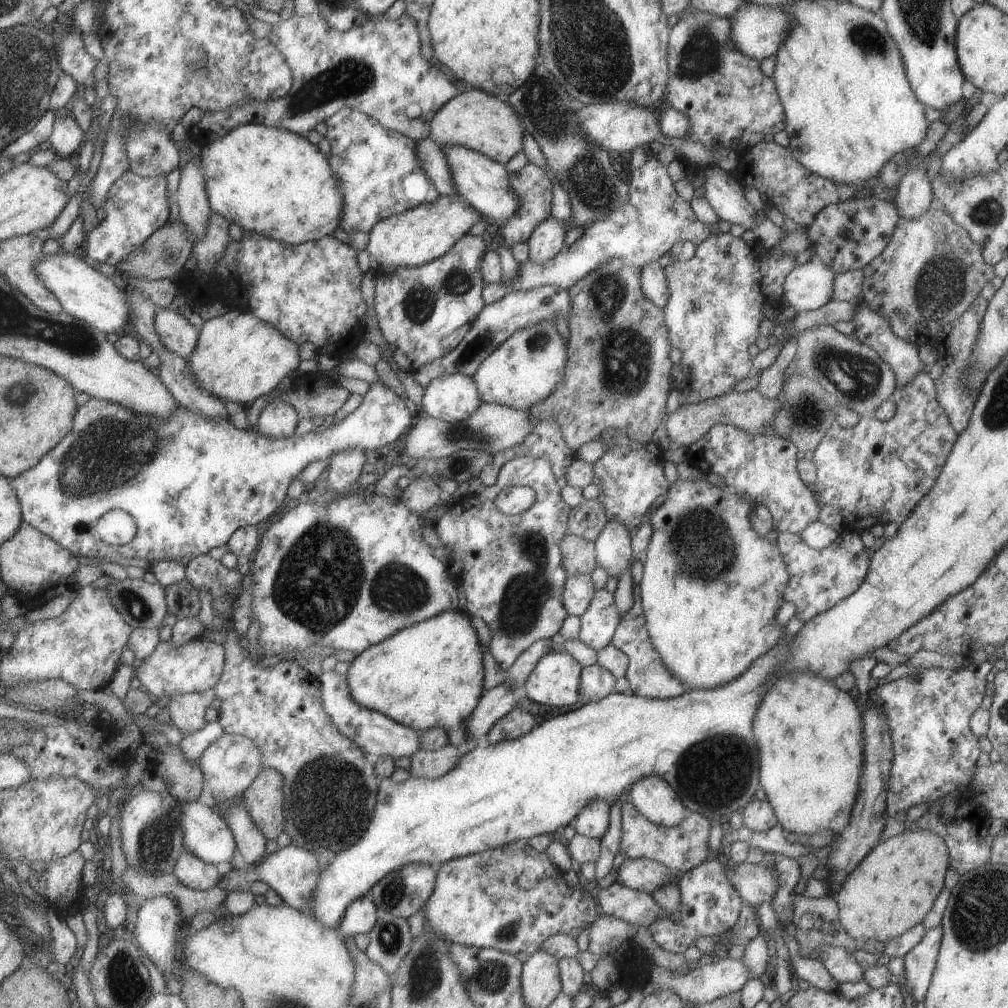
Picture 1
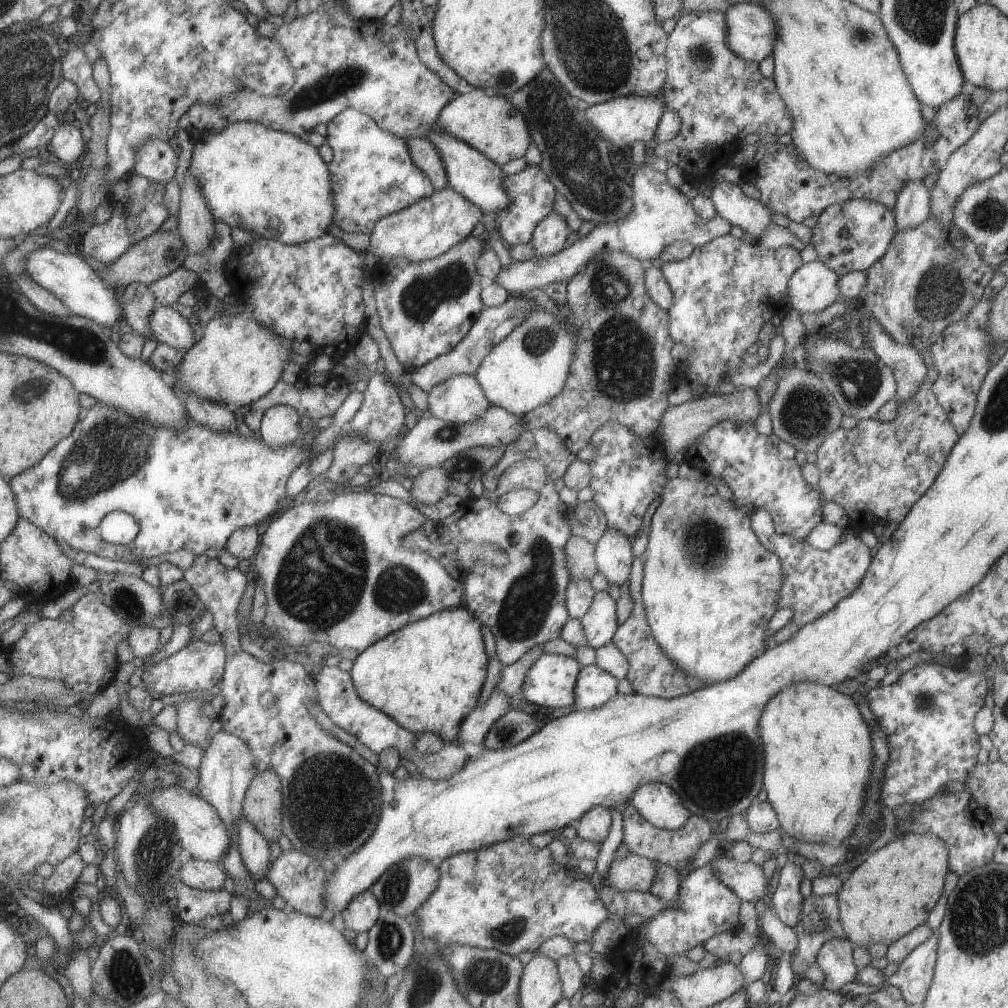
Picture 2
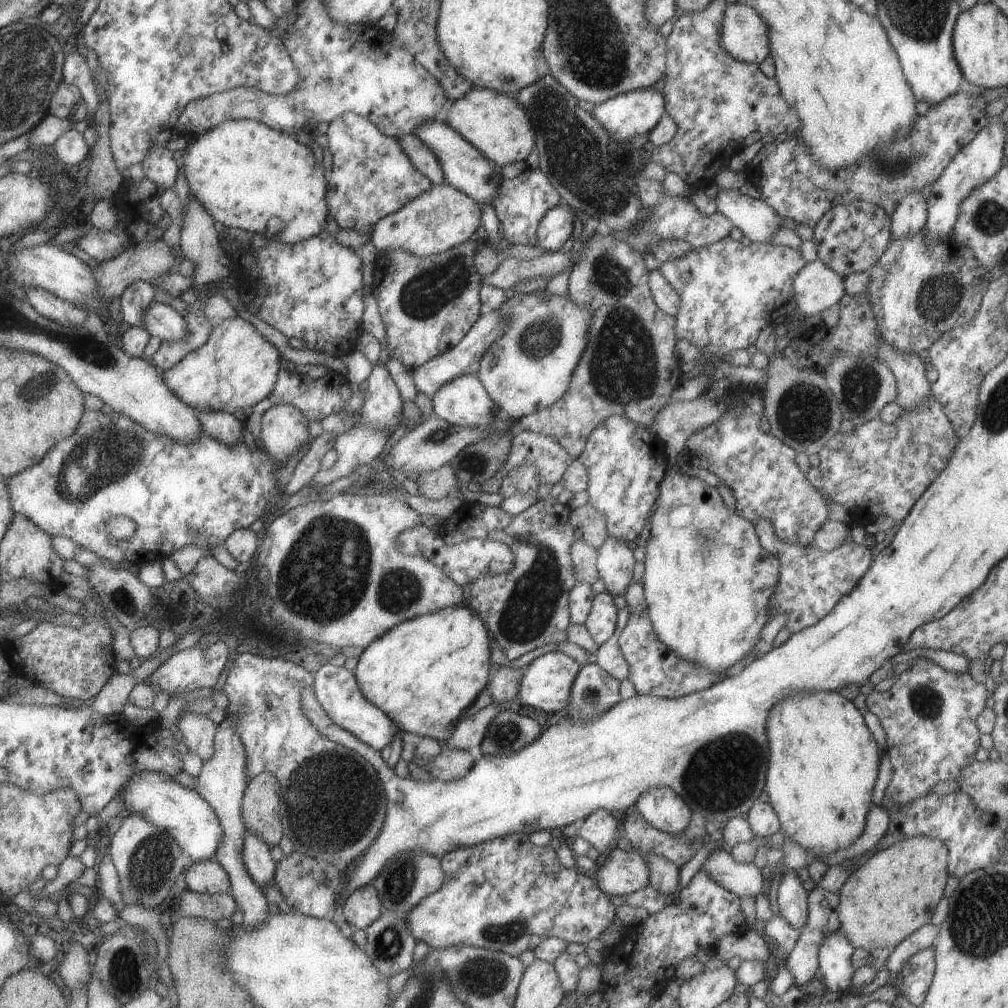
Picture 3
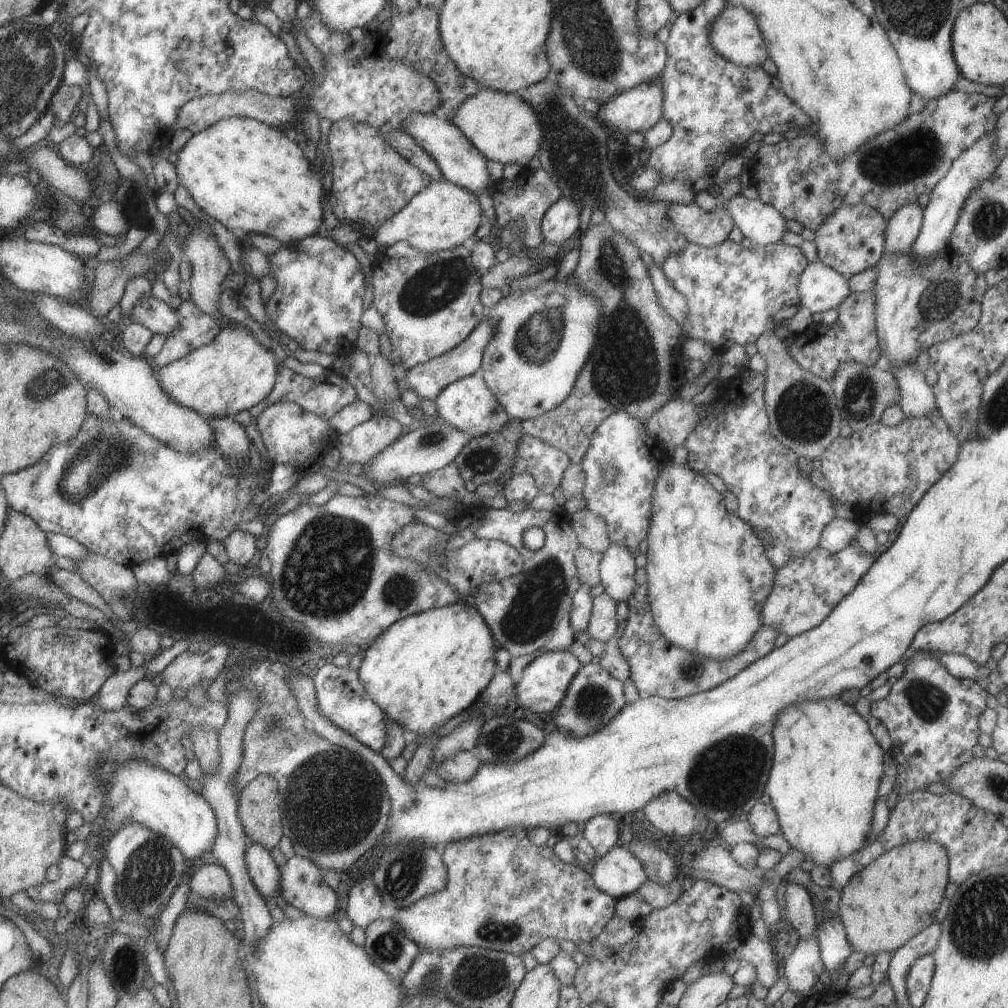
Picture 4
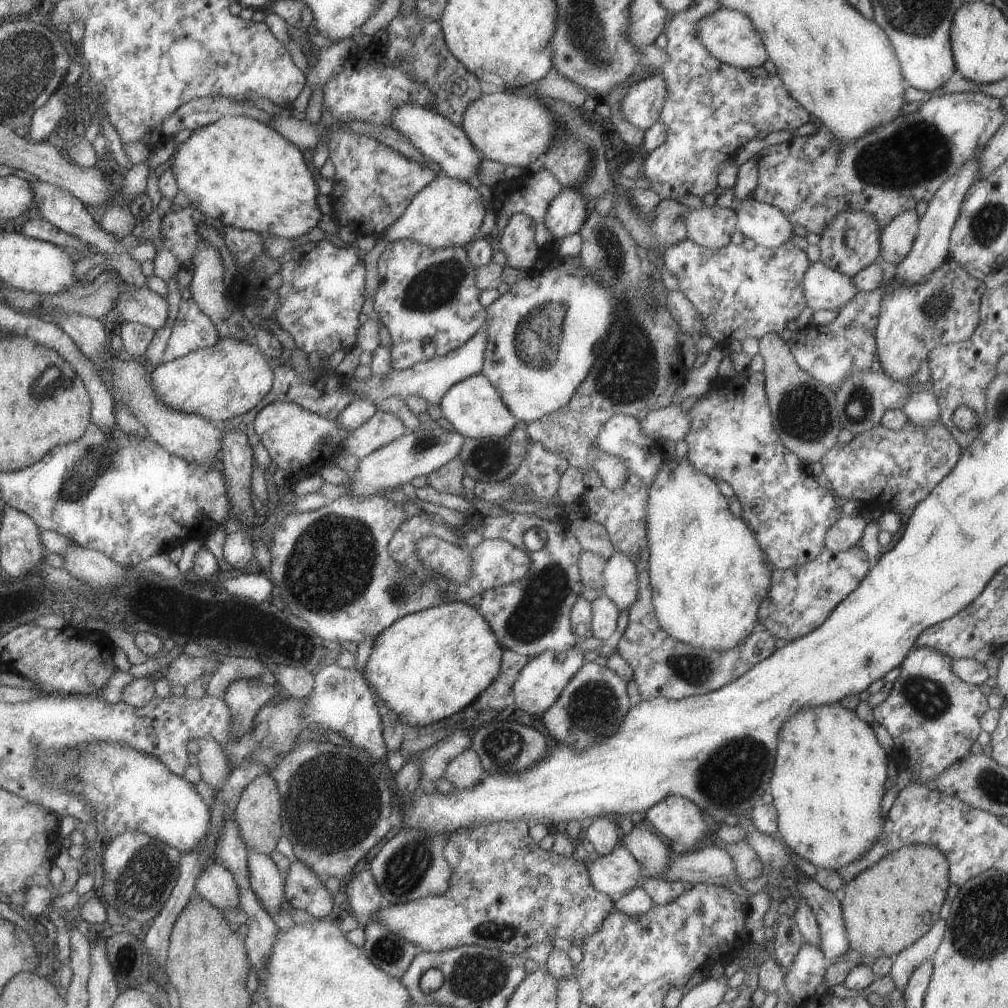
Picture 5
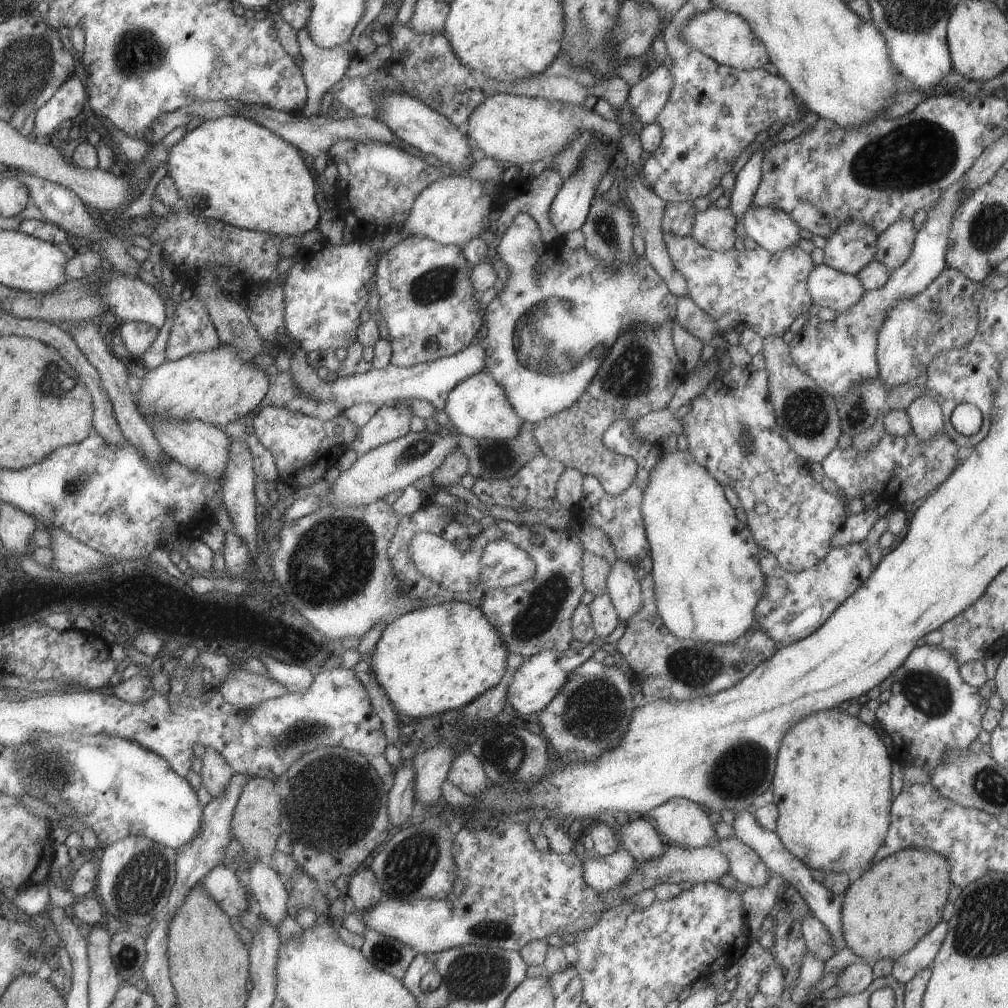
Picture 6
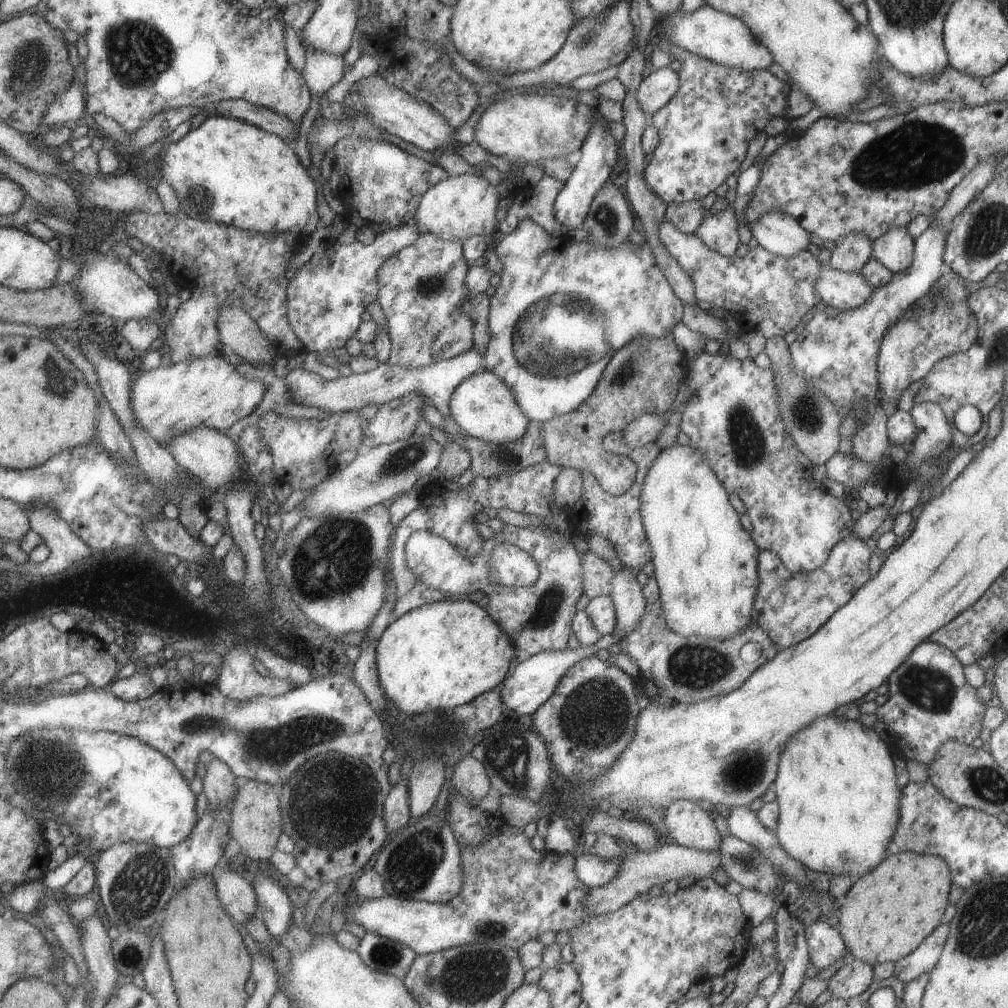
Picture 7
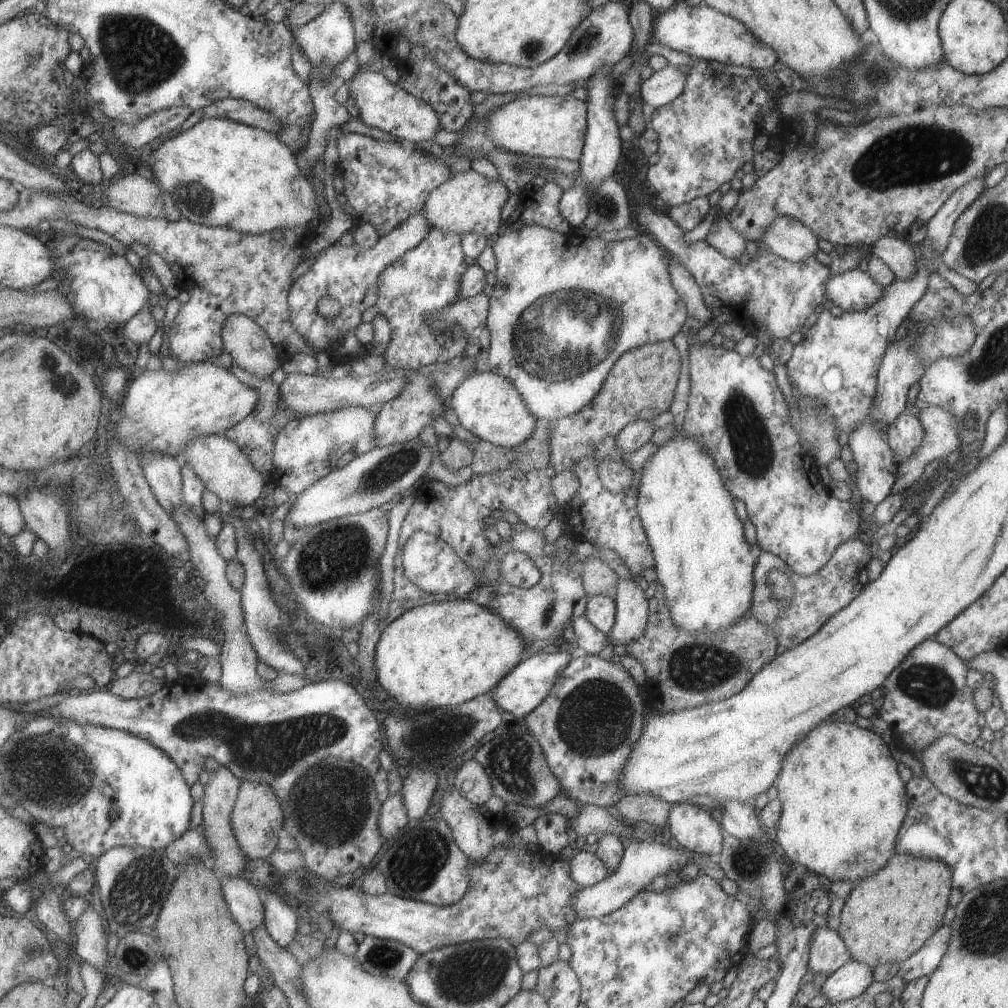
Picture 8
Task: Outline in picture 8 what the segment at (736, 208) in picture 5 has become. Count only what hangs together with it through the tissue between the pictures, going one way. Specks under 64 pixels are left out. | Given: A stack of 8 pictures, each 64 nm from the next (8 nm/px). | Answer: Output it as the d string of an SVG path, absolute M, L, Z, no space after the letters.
M779 215L763 233L762 241L770 252L797 263L815 256L820 250L818 239L819 236L800 221Z

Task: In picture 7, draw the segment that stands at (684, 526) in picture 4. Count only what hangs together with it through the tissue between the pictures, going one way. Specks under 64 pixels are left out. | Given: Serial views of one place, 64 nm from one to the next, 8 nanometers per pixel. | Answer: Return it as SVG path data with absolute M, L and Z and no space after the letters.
M675 443L662 449L646 473L640 493L641 517L653 552L654 578L660 592L660 604L666 624L672 632L688 638L704 636L728 640L742 632L752 621L752 610L758 592L758 548L740 523L729 492L703 457L691 444Z

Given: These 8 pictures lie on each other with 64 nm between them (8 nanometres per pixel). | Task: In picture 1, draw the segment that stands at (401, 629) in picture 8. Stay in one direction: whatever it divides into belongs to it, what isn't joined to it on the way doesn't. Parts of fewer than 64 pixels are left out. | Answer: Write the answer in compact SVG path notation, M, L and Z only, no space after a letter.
M448 611L396 632L390 638L364 650L350 663L347 684L350 696L360 706L380 712L418 732L444 728L453 746L465 746L466 724L476 710L484 690L484 654L471 618L463 611Z

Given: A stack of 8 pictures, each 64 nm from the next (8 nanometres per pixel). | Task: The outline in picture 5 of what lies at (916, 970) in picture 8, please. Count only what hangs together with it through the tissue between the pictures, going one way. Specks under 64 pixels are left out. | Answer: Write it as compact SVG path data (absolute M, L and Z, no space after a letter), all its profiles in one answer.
M938 920L928 934L920 936L912 946L904 948L900 954L895 956L890 976L894 980L894 986L898 990L902 990L902 994L904 994L904 989L910 981L914 968L918 968L926 960L933 959L938 946L942 943L945 931L946 922Z

